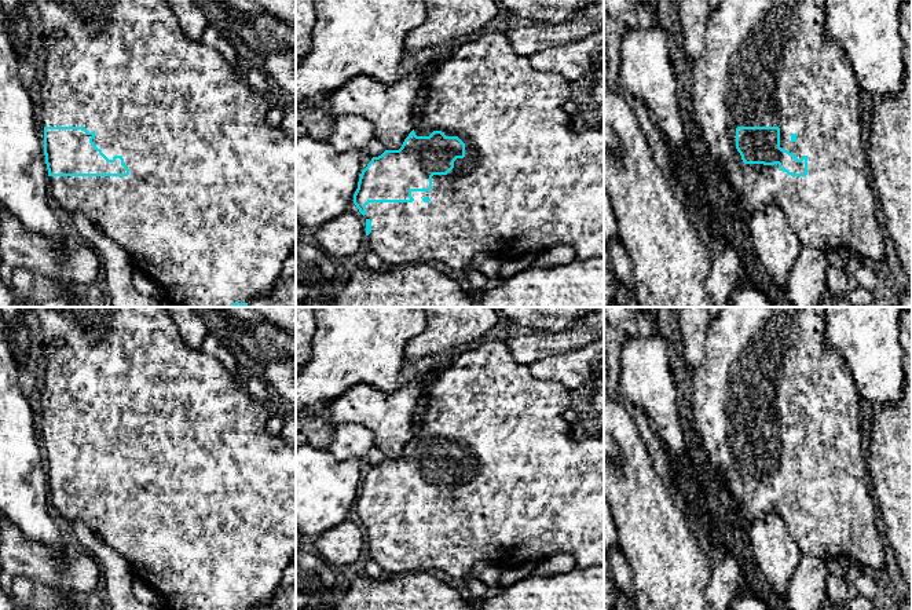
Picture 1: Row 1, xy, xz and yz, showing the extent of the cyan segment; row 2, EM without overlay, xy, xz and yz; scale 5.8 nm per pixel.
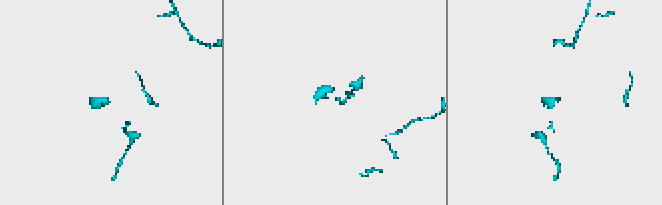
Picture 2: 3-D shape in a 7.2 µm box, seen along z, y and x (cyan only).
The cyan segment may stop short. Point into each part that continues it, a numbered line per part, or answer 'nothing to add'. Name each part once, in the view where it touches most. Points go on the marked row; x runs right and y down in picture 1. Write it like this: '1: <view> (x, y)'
1: yz (766, 62)

